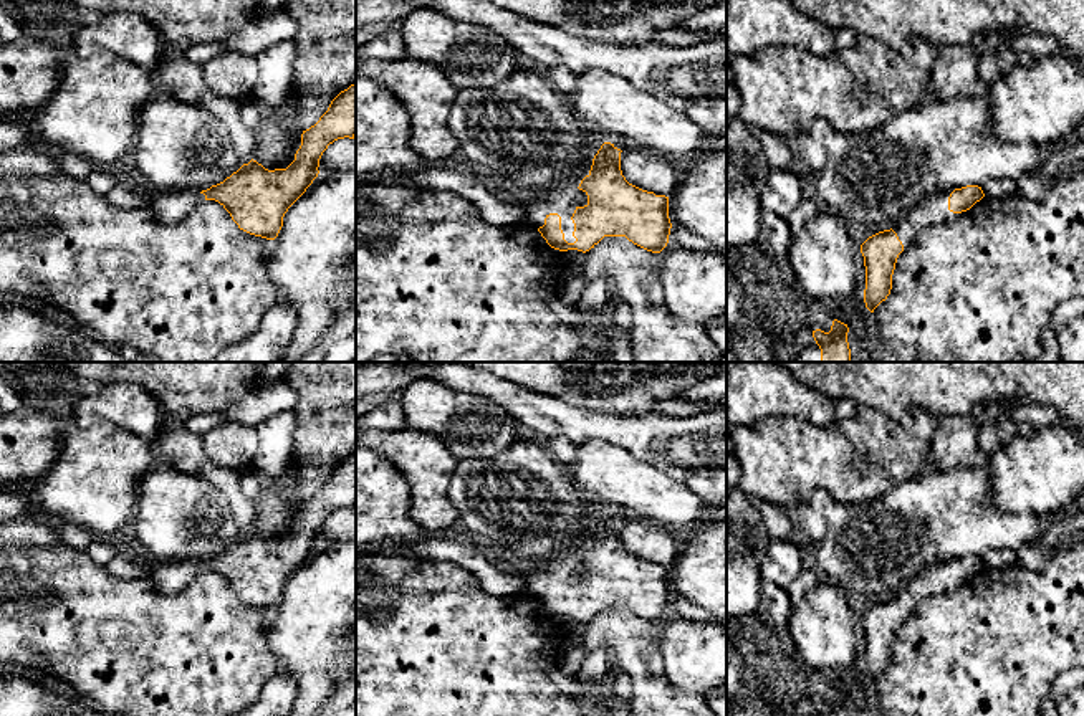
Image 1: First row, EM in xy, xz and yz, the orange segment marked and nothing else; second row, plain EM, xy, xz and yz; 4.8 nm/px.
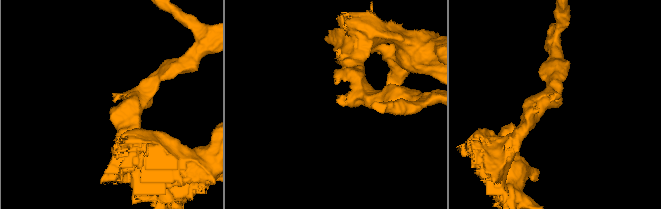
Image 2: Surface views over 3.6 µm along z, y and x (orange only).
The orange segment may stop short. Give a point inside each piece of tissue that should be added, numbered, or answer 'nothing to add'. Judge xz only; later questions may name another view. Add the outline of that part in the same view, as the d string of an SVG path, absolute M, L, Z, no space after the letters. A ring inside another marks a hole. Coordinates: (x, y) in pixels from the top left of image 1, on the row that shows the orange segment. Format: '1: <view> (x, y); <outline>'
1: xz (558, 200); M561 185L535 195L520 197L525 205L526 223L533 228L540 228L544 225L544 218L549 213L558 213L561 217L561 230L564 233L564 240L568 243L574 243L574 223L571 217L576 207L571 200L571 195L573 190L566 185Z

